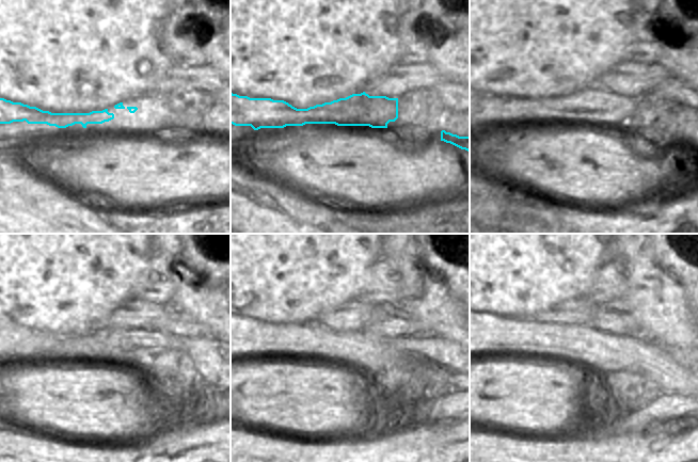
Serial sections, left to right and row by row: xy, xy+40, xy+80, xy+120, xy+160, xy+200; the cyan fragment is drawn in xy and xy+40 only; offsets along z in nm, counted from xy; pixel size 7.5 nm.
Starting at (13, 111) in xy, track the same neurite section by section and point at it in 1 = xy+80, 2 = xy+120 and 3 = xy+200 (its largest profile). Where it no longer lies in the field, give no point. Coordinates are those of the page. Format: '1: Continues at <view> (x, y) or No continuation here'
1: Continues at xy+80 (597, 106)
2: Continues at xy+120 (208, 355)
3: Continues at xy+200 (686, 360)

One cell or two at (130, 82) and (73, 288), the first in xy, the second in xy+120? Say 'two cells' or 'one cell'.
one cell

